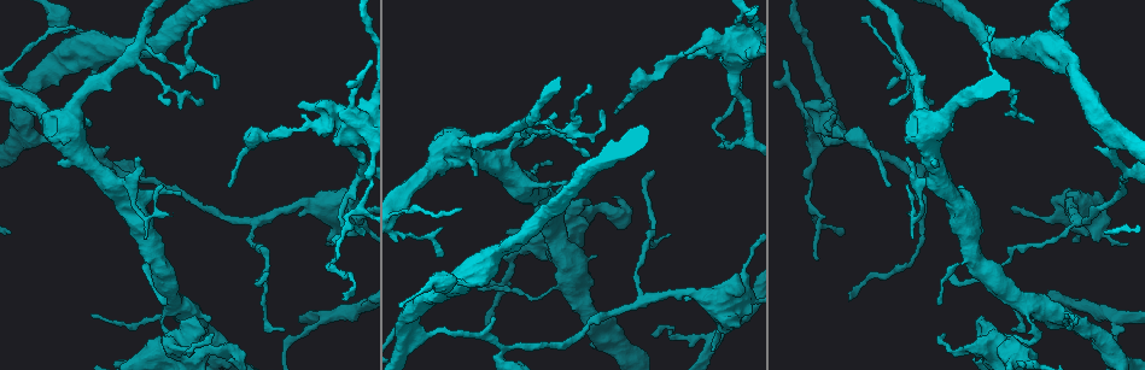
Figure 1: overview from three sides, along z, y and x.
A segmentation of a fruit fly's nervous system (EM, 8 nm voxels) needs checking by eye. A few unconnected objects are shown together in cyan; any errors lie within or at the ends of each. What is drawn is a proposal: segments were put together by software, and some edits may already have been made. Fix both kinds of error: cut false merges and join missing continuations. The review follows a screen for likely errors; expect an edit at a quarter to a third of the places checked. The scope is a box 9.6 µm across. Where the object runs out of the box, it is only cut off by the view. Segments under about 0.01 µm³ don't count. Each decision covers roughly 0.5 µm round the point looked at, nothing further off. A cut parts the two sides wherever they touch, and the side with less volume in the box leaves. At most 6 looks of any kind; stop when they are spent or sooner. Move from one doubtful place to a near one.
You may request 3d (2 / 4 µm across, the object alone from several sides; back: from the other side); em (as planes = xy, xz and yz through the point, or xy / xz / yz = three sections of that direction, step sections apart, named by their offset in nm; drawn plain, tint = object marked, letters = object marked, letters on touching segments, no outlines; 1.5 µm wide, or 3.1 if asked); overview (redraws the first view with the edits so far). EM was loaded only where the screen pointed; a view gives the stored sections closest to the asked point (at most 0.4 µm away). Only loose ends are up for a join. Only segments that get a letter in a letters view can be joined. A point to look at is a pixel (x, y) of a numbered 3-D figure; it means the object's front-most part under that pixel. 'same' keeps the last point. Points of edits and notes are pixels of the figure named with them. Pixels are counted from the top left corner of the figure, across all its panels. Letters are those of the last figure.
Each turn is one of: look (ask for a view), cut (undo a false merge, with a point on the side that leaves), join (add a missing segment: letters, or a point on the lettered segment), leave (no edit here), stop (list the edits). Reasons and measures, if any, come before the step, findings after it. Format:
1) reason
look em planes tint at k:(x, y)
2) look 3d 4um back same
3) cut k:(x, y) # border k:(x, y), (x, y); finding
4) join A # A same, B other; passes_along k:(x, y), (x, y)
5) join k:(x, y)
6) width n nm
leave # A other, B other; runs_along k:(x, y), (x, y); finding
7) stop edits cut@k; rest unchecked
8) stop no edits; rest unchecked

tapers out
look 3d 2um at 1:(201, 105)

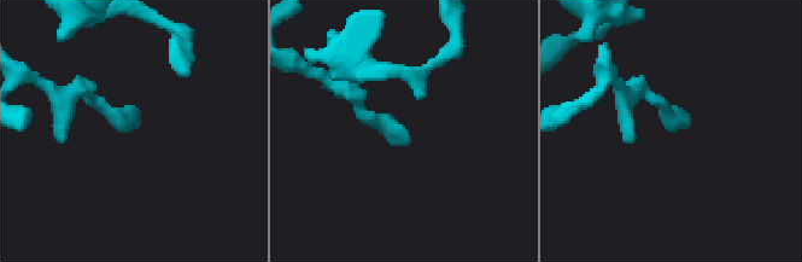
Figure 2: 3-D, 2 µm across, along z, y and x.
look em yz step 4 letters at 2:(137, 128)

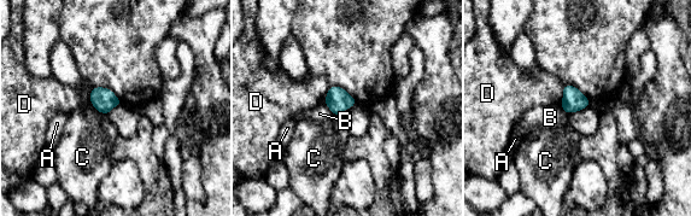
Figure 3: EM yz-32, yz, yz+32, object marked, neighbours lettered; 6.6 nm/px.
leave # A other, B other, C other, D other; border 3:(563, 86), (563, 97), (560, 105); no lettered segment goes on from it

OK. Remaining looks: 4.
branch point
look em yz step 8 tint at 1:(144, 358)

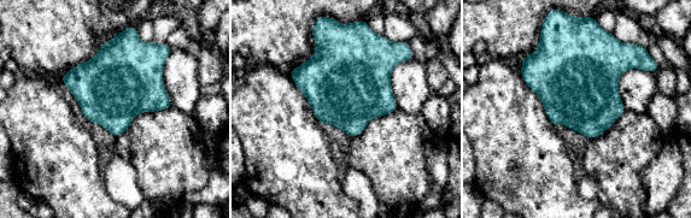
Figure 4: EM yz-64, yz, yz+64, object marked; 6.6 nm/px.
another direction
look em planes tint same

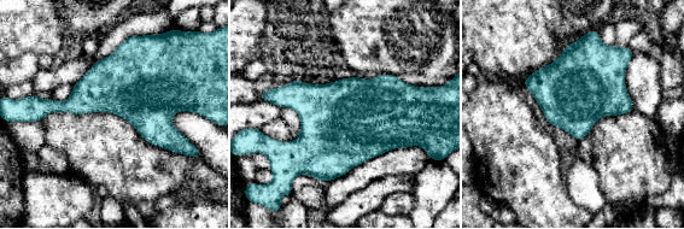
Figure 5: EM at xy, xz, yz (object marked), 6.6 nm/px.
look em planes letters same

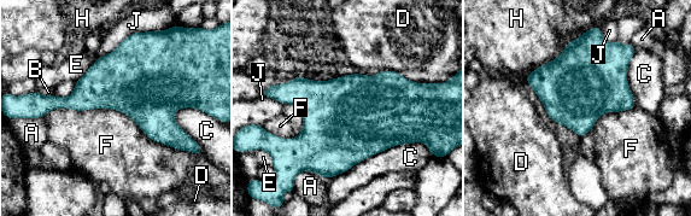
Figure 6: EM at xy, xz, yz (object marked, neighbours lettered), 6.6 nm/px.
longest_contact F 800 nm
leave # A other, B other, C other, D other, E other, F other, H other, J other; border 6:(599, 27), (573, 39), (525, 80); one neuron here

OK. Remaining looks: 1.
branch stops here
look em yz step 8 letters at 1:(198, 323)

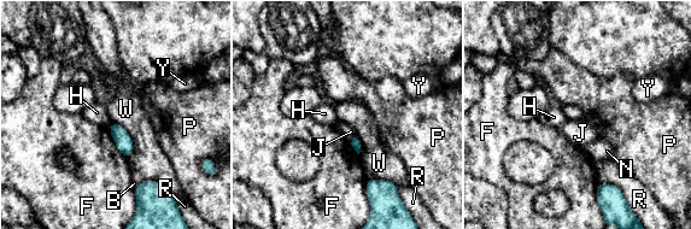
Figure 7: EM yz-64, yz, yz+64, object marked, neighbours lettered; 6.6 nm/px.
leave # B other, F other, H other, J other, N other, P other, R other, W other, Y other; none of them fits

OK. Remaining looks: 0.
stop no edits; rest unchecked

